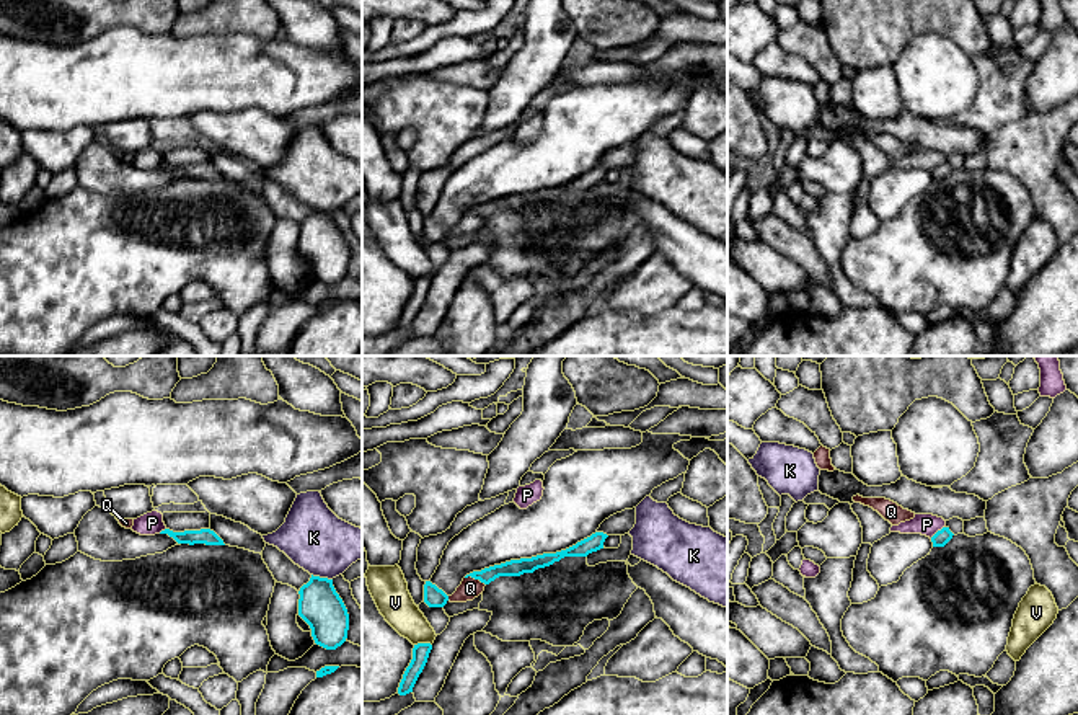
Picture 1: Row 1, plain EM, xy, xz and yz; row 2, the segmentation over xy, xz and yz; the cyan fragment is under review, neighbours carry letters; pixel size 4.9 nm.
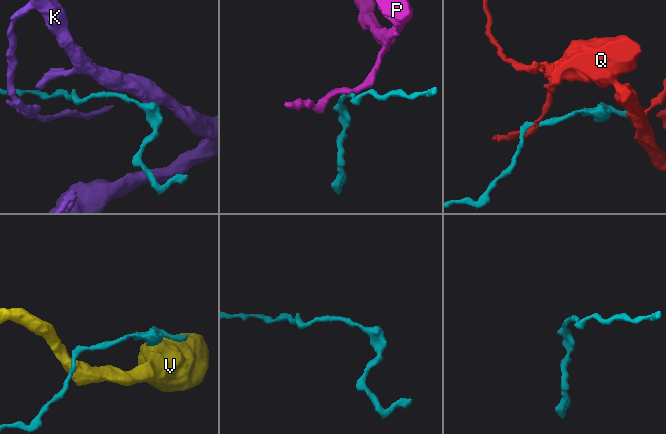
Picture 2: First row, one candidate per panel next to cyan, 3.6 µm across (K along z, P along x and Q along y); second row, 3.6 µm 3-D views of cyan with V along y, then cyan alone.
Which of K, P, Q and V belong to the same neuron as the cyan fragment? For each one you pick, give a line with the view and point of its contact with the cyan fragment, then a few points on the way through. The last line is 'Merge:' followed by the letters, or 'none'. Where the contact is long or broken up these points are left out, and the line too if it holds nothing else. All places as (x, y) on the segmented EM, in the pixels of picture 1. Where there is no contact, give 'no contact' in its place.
Merge: none

